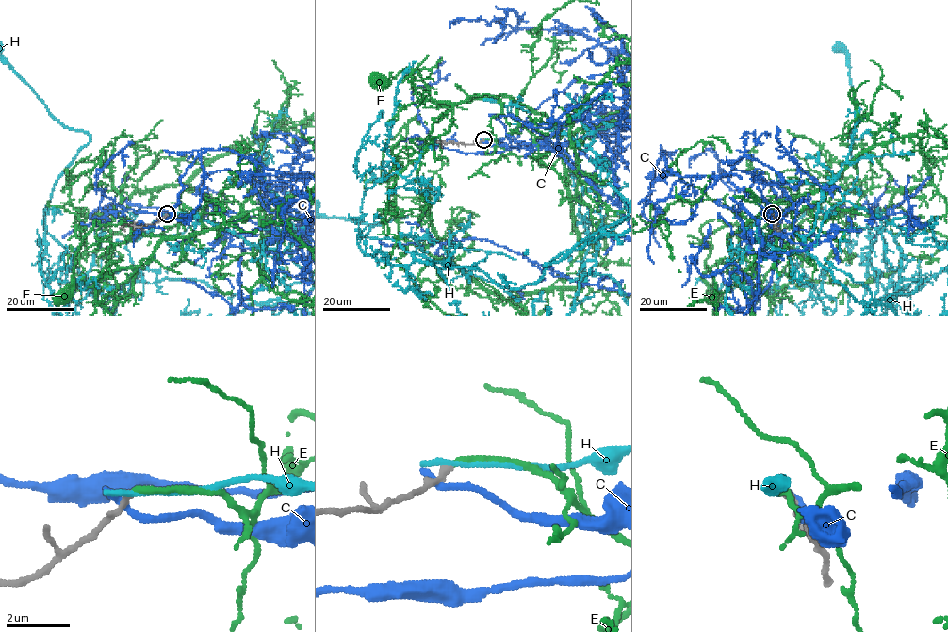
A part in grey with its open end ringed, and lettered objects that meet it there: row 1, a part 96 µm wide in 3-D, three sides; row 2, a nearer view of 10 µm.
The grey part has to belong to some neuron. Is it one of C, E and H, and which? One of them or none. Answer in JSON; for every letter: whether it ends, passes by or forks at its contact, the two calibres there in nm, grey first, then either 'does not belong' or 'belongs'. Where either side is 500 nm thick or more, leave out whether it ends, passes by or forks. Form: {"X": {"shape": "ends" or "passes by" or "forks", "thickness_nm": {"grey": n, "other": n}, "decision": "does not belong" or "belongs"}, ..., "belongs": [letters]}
{"C": {"shape": "ends", "thickness_nm": {"grey": 240, "other": 280}, "decision": "does not belong"}, "E": {"shape": "ends", "thickness_nm": {"grey": 200, "other": 200}, "decision": "belongs"}, "H": {"shape": "ends", "thickness_nm": {"grey": 240, "other": 200}, "decision": "does not belong"}, "belongs": ["E"]}

